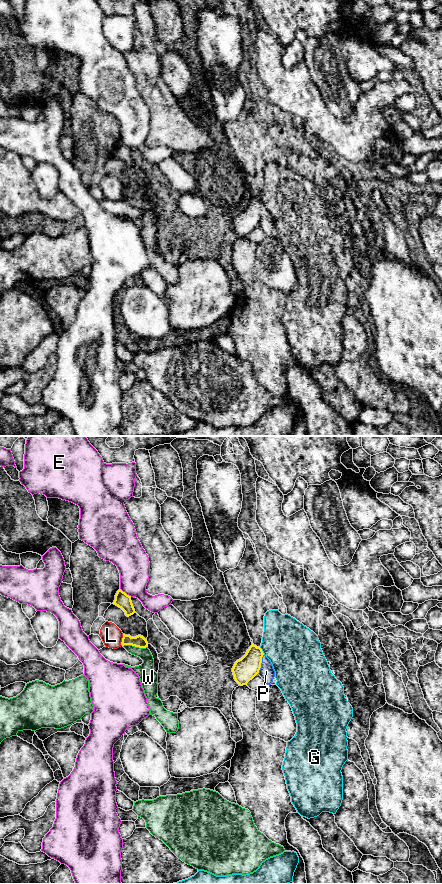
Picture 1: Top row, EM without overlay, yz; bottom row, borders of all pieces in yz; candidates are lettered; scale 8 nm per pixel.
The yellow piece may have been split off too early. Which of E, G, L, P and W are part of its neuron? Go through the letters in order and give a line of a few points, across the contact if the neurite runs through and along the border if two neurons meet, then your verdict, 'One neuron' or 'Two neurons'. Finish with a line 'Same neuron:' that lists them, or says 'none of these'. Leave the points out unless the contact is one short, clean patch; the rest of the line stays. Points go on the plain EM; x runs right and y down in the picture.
E: Two neurons
G: Two neurons
L: Two neurons
P: Line: yz (245, 221), (251, 216), (260, 216), (266, 223). One neuron
W: Line: yz (123, 197), (147, 199). Two neurons
Same neuron: P

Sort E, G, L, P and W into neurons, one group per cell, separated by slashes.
E / G / L / P / W

